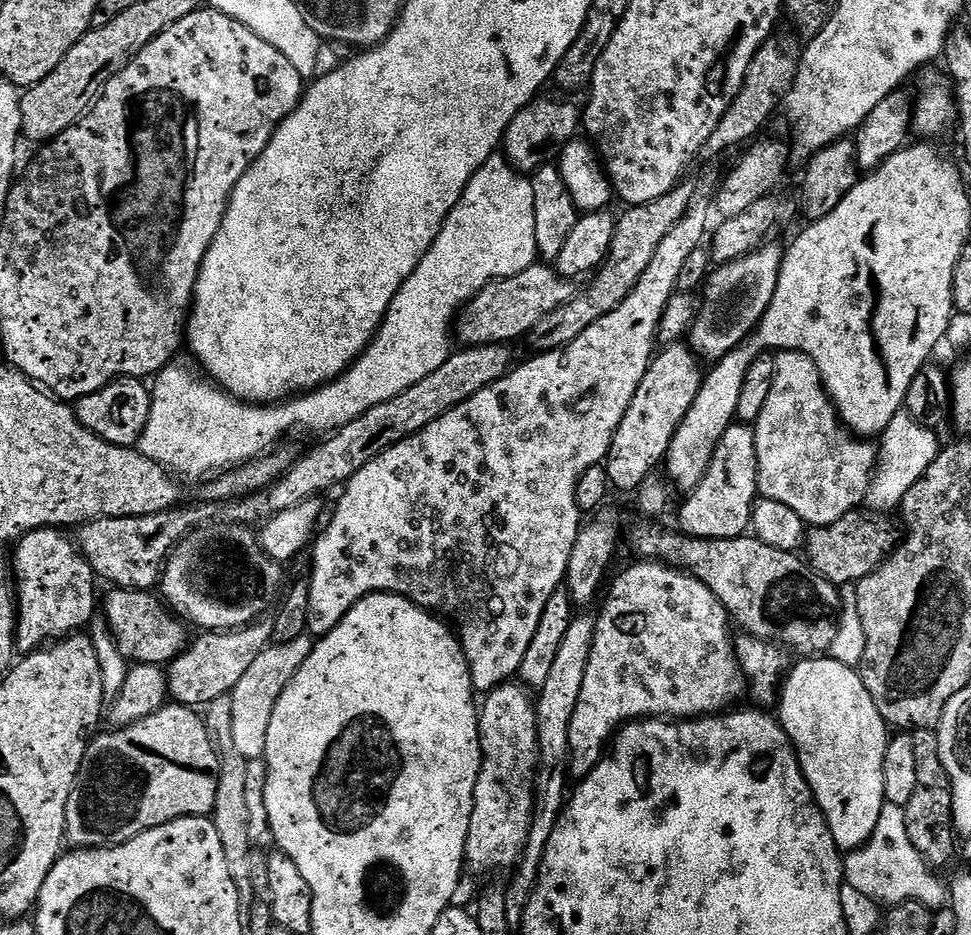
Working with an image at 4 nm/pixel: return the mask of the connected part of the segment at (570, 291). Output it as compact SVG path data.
M535 262L514 277L493 280L459 309L454 320L454 336L464 346L508 344L519 336L527 337L532 327L546 314L558 310L578 291L575 283L557 274L555 267Z

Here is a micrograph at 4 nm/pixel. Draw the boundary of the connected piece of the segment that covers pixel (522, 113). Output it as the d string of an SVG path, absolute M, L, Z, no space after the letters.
M533 98L531 102L528 103L525 108L522 110L518 110L518 114L514 114L514 118L510 122L510 126L508 129L504 131L504 139L502 141L502 152L503 155L506 157L509 164L513 166L521 174L531 174L537 172L539 168L543 166L543 164L549 163L553 158L559 157L561 148L565 148L569 142L574 139L577 139L578 133L581 131L582 128L582 112L579 107L575 108L574 105L571 104L571 99L562 98L566 100L540 100L541 98Z

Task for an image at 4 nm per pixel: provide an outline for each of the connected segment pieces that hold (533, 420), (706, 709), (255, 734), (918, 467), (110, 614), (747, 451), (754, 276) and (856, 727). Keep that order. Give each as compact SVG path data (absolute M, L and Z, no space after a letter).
M699 206L688 209L688 214L672 227L666 238L662 238L658 250L654 250L654 258L650 258L650 266L638 284L624 302L606 318L598 318L594 326L590 326L567 348L555 348L552 352L540 352L533 360L525 364L517 363L507 376L498 382L483 388L474 398L459 404L454 410L442 414L430 426L426 426L418 434L390 446L381 456L376 456L369 464L362 466L358 474L354 474L339 493L340 501L336 504L336 513L328 525L315 537L312 552L312 576L308 582L308 626L307 631L319 638L334 626L359 602L363 596L371 596L374 592L395 592L398 596L407 596L419 608L426 608L433 614L447 618L454 625L464 657L470 670L472 687L477 693L487 694L500 684L507 684L519 673L522 657L526 654L526 646L530 646L530 638L534 638L534 630L538 630L538 618L542 618L542 610L546 610L546 602L550 594L554 594L564 584L566 566L570 562L570 550L574 550L574 542L582 527L582 513L576 501L578 478L595 464L601 463L610 450L610 442L618 430L618 422L626 414L642 378L652 362L654 349L657 347L655 330L662 318L662 310L666 302L670 302L672 293L680 284L680 271L695 248L701 247L704 236L704 212Z
M636 562L633 568L626 569L613 582L608 596L609 600L605 602L604 609L596 616L596 633L590 650L590 662L586 662L586 678L582 678L582 694L578 694L578 706L574 709L574 718L570 718L568 755L571 775L576 778L587 776L595 768L596 763L605 755L606 745L625 724L645 718L671 718L673 721L677 721L720 714L729 707L727 704L731 700L738 699L740 694L743 691L745 693L746 690L744 671L741 670L736 657L734 631L732 632L733 625L730 623L729 614L722 606L722 602L718 602L718 598L714 598L714 594L710 594L710 590L701 580L694 578L689 572L679 568L670 568L659 562Z
M305 634L294 638L294 642L285 644L273 643L246 670L246 674L234 686L232 697L232 725L234 733L234 753L247 761L263 757L266 750L266 730L270 730L270 714L274 714L274 706L278 706L278 698L282 698L282 690L290 686L290 678L298 674L302 662L310 658L312 645L311 635Z
M907 411L899 414L886 426L886 430L878 440L878 463L872 474L872 483L868 485L866 504L872 510L895 509L904 499L906 490L918 482L926 474L926 470L934 462L937 452L940 451L941 441L936 441L937 433L931 428L924 428Z
M113 587L111 591L105 600L103 597L102 616L118 642L120 653L129 662L164 666L184 651L190 640L190 635L183 628L185 625L159 599L156 601L151 591L136 592L133 588L118 587Z
M733 422L724 431L710 466L698 486L683 497L679 531L703 540L725 540L745 535L752 527L752 507L758 499L758 456L754 446L755 427Z
M763 248L748 252L742 258L731 260L729 264L719 265L703 285L704 300L702 296L696 319L686 336L687 343L694 346L701 361L721 360L753 335L760 325L760 319L774 298L774 290L778 290L780 267L784 261L783 251Z
M800 658L789 667L782 680L782 687L778 693L778 719L784 727L784 732L790 738L792 747L796 749L796 756L800 759L800 769L810 786L816 804L822 810L826 822L830 826L830 834L834 838L837 848L851 850L861 848L874 834L874 826L878 826L878 818L882 814L886 803L884 798L884 779L882 778L882 762L886 762L886 746L890 739L889 725L885 724L882 714L878 714L878 706L874 706L874 698L870 698L870 690L862 682L859 671L850 666L842 666L842 662L831 658Z

